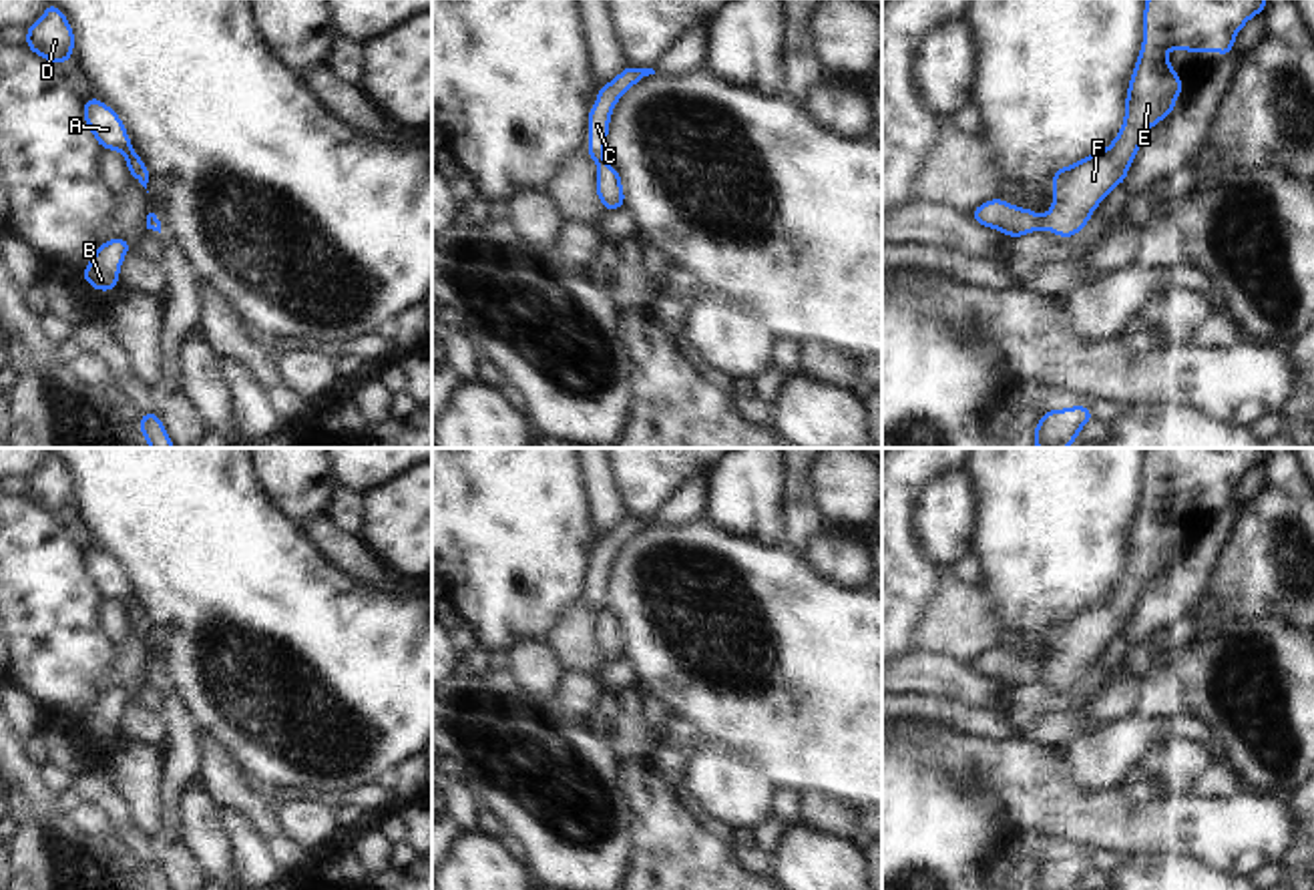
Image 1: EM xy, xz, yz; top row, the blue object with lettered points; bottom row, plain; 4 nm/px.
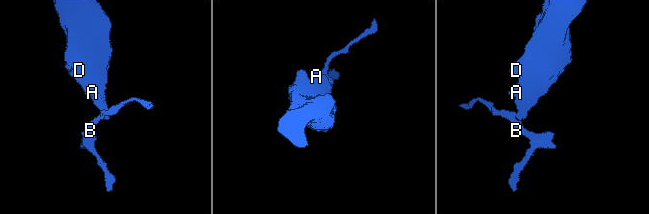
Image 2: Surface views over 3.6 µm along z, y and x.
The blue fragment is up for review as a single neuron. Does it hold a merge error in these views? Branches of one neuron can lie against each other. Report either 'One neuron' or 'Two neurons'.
Two neurons.

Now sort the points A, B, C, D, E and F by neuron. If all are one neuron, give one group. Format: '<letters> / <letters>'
A D E F / B C

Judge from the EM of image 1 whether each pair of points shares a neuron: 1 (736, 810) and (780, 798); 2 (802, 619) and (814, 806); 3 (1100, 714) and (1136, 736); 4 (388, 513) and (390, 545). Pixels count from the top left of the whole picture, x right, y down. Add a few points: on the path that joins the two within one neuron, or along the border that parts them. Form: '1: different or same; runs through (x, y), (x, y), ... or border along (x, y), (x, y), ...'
1: different; border along (774, 788), (770, 812)
2: different; border along (798, 790), (838, 796), (856, 808)
3: different; border along (1134, 710), (1083, 734)
4: same; runs through (390, 521), (390, 537)

